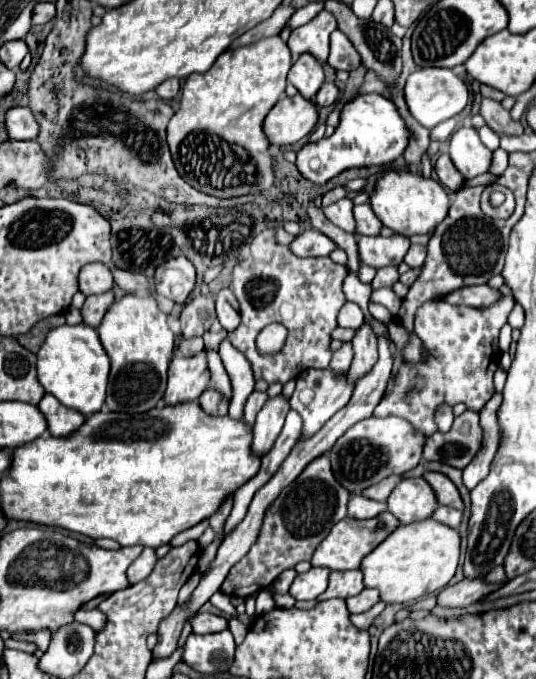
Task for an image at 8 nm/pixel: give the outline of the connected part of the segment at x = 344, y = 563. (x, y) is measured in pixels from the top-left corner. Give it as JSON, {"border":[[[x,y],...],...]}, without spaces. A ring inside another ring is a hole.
{"border":[[[388,510],[378,514],[376,518],[370,518],[370,520],[344,518],[338,524],[334,524],[330,534],[316,548],[316,552],[312,556],[312,566],[324,566],[324,568],[330,568],[330,570],[354,570],[354,568],[360,568],[362,558],[368,556],[380,542],[384,542],[398,526],[400,526],[400,520]]]}

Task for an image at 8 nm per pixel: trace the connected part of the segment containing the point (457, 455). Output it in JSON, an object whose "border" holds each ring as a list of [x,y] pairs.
{"border":[[[466,410],[460,414],[448,432],[438,432],[426,438],[422,458],[446,462],[456,468],[466,468],[478,446],[482,444],[482,428],[478,426],[478,412]]]}

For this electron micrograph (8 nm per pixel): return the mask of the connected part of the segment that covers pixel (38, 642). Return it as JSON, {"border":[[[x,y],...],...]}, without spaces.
{"border":[[[42,630],[37,633],[12,634],[12,638],[32,642],[42,652],[45,652],[48,649],[51,641],[51,635],[48,630]]]}

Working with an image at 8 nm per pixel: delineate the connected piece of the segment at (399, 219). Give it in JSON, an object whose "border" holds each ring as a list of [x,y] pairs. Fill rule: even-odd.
{"border":[[[388,172],[376,182],[370,206],[384,226],[392,228],[396,234],[410,238],[414,234],[434,232],[434,228],[448,214],[450,196],[434,178],[424,178],[422,174],[412,174],[412,172]]]}

